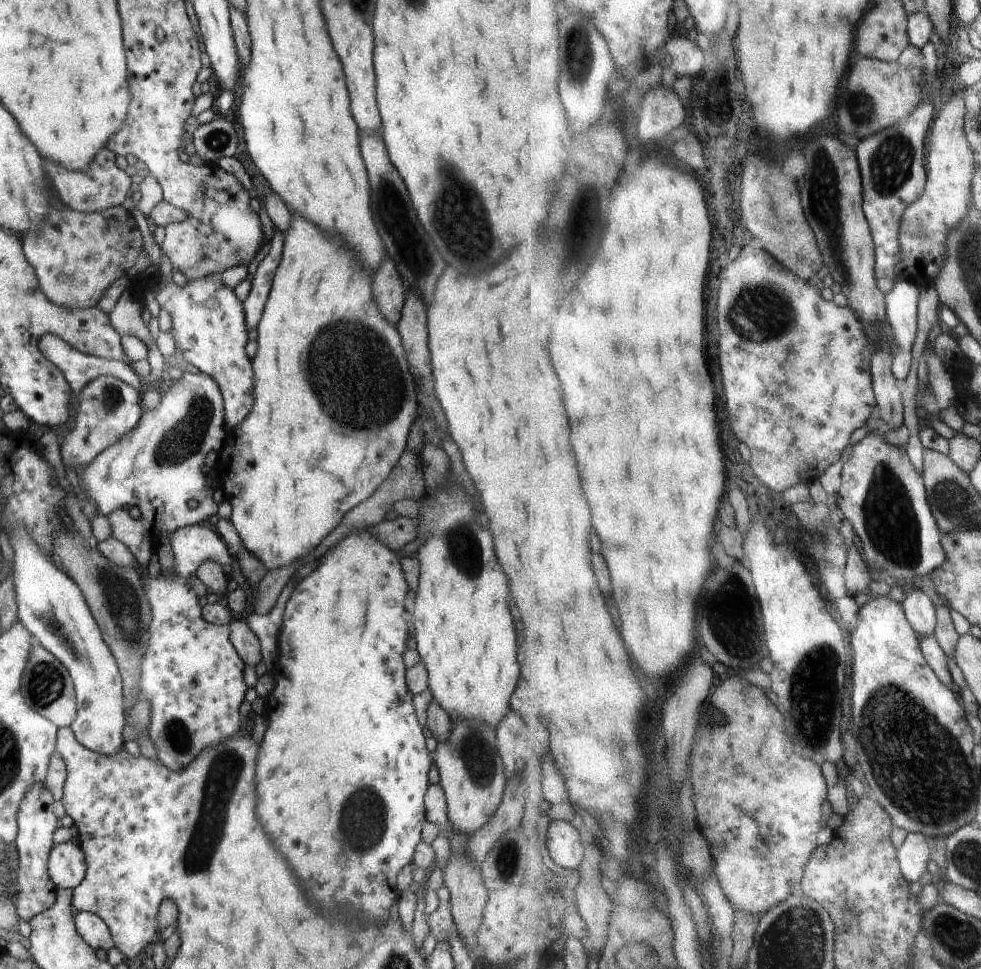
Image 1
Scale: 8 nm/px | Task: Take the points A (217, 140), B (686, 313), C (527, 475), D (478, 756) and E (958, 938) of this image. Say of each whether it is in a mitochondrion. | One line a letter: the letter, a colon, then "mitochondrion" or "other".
A: mitochondrion
B: other
C: other
D: mitochondrion
E: mitochondrion

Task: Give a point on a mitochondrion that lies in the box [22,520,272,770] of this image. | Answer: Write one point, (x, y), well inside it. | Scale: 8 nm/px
(122, 602)

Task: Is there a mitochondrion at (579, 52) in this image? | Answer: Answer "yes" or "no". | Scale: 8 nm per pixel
yes

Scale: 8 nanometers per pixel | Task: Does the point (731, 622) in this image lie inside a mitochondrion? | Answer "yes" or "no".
yes

